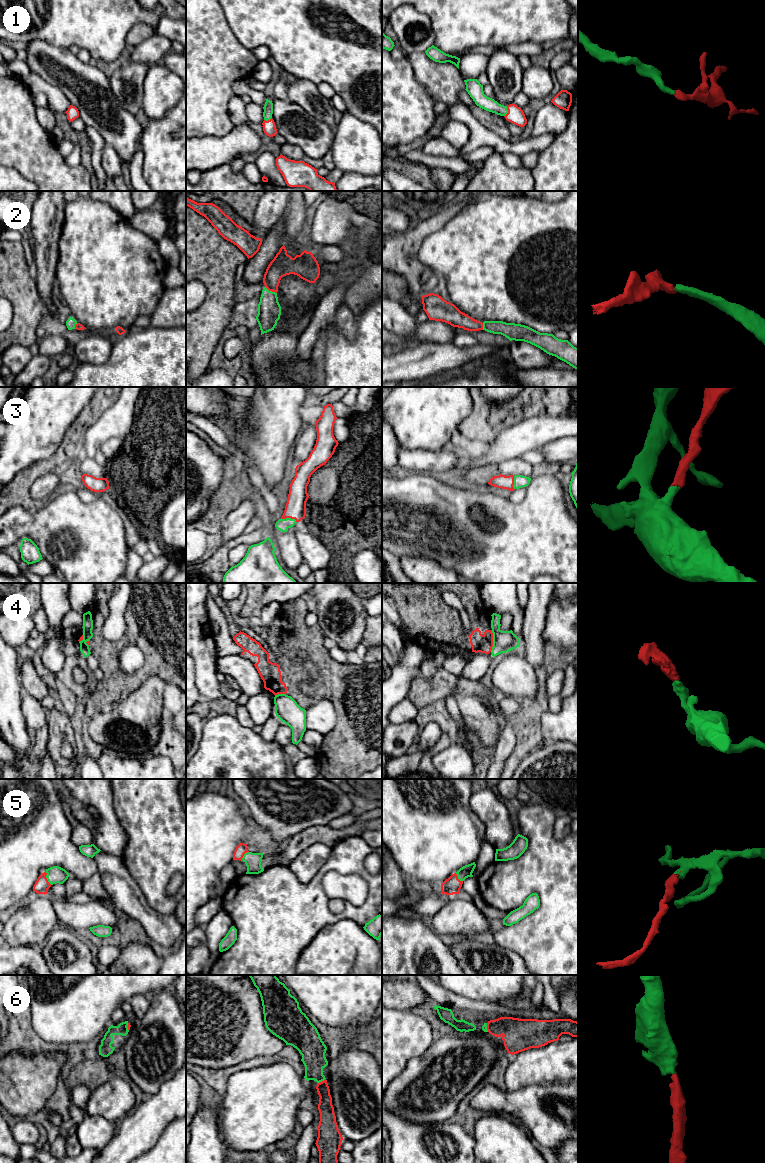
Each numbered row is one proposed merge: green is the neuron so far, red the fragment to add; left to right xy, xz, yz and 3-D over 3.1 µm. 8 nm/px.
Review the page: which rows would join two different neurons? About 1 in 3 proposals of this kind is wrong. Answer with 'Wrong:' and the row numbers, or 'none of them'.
Wrong: 4

